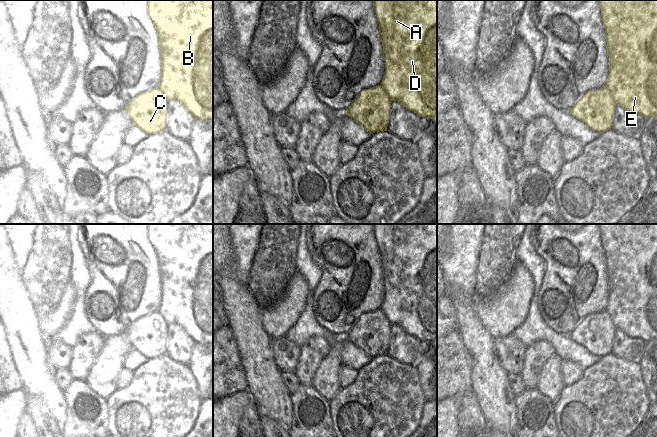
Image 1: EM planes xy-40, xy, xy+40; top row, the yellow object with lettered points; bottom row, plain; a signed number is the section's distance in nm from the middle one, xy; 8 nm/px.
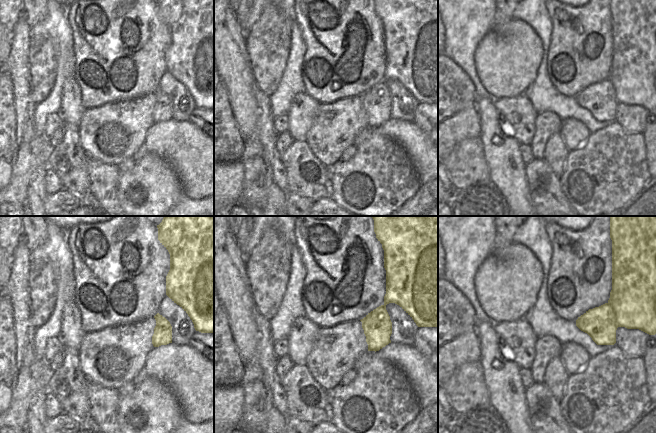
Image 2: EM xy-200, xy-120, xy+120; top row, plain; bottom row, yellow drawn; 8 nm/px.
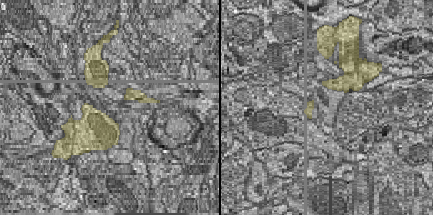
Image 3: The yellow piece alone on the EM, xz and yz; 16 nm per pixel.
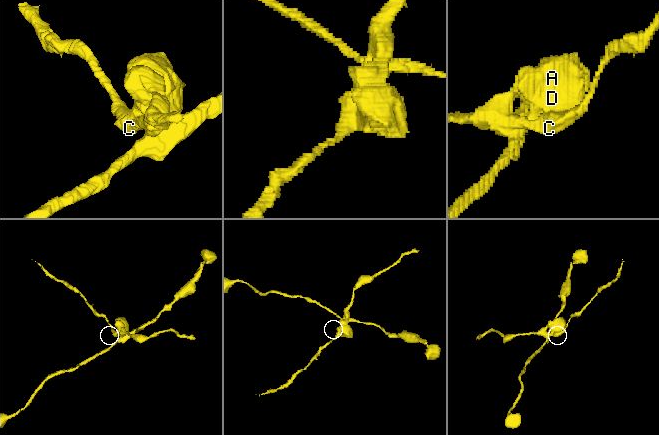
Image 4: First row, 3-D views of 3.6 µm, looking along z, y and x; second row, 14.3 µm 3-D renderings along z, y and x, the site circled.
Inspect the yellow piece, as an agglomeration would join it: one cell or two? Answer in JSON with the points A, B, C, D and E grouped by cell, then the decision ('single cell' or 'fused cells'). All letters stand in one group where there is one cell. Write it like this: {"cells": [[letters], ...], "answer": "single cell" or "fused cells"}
{"cells": [["A", "B", "D", "E"], ["C"]], "answer": "fused cells"}

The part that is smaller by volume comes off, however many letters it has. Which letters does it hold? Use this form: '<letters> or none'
C

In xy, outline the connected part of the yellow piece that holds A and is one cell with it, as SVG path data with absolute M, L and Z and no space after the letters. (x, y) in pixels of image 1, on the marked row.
M373 0L381 32L385 74L381 86L391 101L398 101L420 117L437 119L437 0Z

